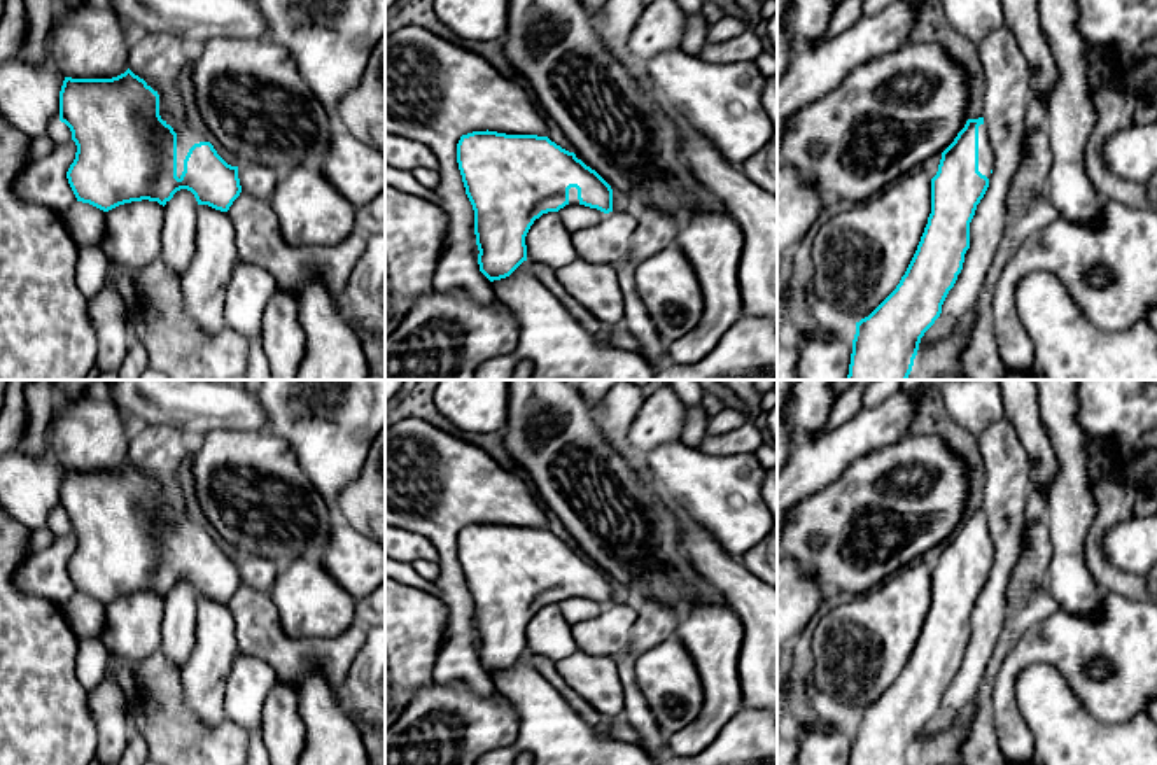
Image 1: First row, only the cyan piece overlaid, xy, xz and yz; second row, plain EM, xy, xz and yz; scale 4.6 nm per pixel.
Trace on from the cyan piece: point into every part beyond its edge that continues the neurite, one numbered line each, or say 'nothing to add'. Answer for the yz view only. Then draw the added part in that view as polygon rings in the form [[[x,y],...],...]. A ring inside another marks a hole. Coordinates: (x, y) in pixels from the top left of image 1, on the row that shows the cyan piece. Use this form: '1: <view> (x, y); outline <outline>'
1: yz (986, 156); outline [[[985,123],[978,126],[978,172],[991,179],[991,170],[994,166],[994,152],[987,138]]]

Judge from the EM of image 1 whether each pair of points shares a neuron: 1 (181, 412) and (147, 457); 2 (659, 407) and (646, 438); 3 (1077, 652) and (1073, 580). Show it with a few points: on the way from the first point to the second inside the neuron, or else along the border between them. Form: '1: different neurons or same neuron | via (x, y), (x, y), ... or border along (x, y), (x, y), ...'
1: different neurons | border along (139, 424), (170, 424), (202, 436)
2: same neuron | via (659, 414), (659, 419), (646, 431)
3: different neurons | border along (1107, 594), (1094, 615), (1075, 615), (1059, 608)

